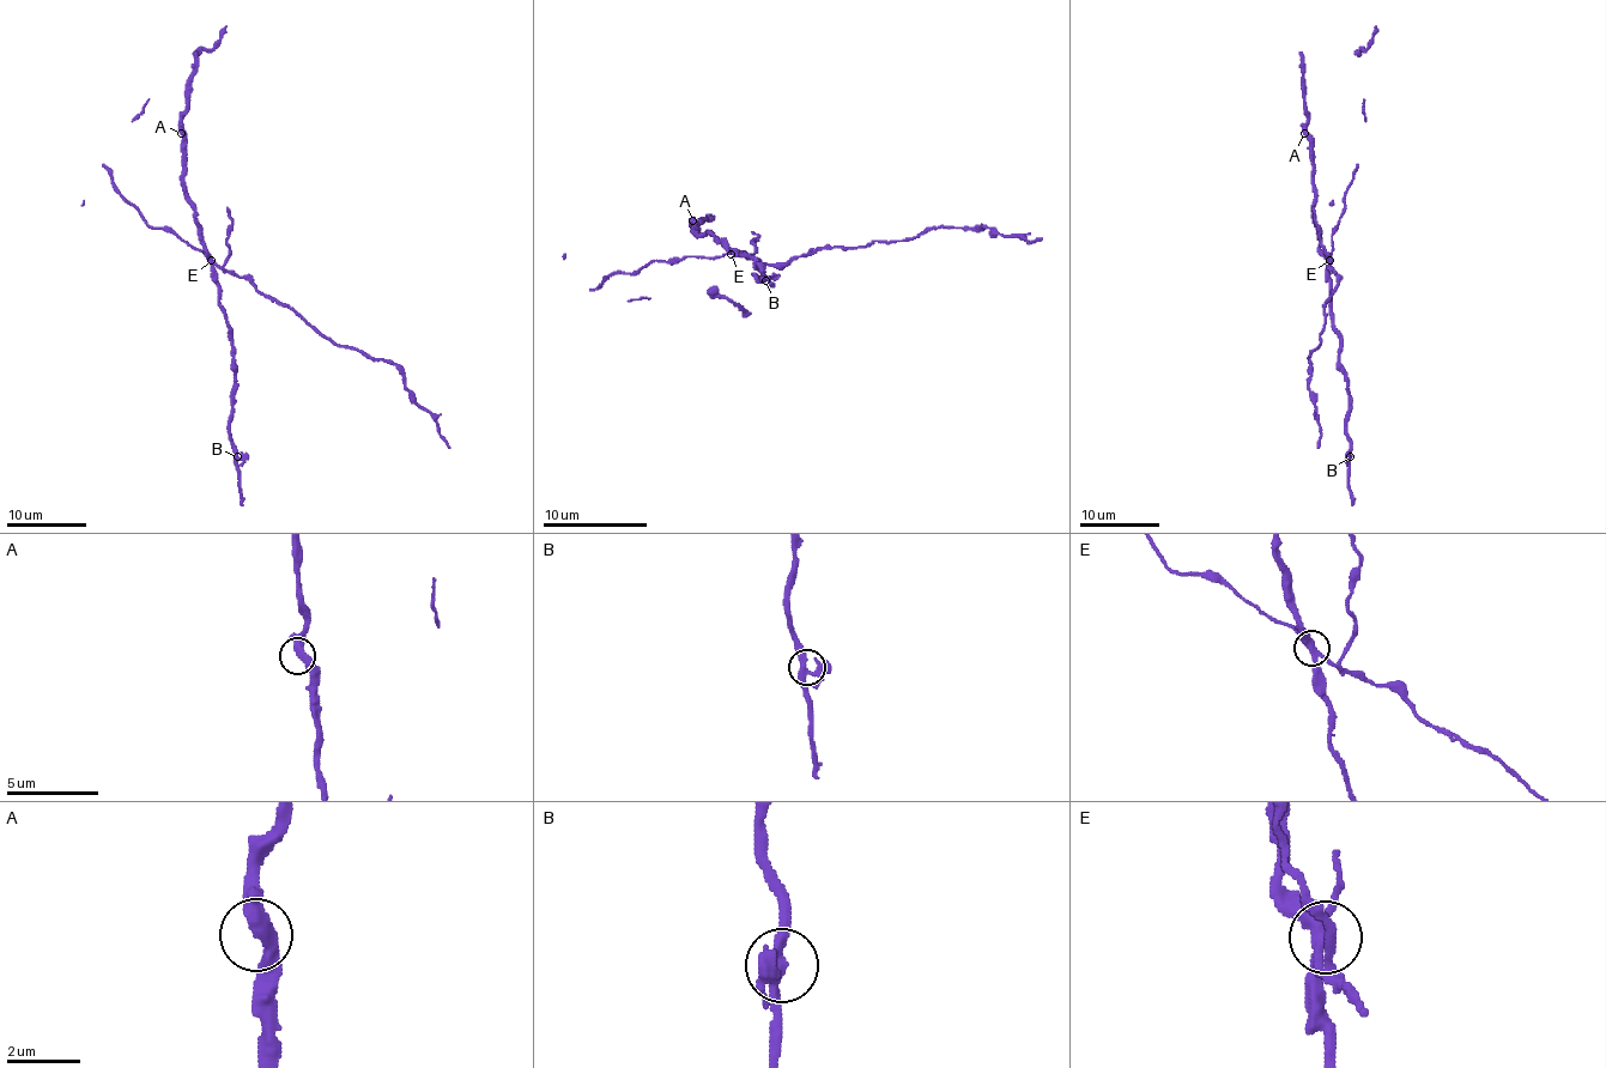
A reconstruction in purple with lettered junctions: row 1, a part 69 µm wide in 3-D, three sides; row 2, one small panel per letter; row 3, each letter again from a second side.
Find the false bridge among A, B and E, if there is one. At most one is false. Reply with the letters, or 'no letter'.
E

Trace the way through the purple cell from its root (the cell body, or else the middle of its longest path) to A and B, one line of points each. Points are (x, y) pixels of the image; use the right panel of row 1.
A: (1328, 264), (1320, 250), (1314, 216), (1311, 141), (1304, 133)
B: (1328, 264), (1329, 316), (1340, 340), (1340, 370), (1346, 376), (1346, 438), (1350, 442), (1350, 456)

